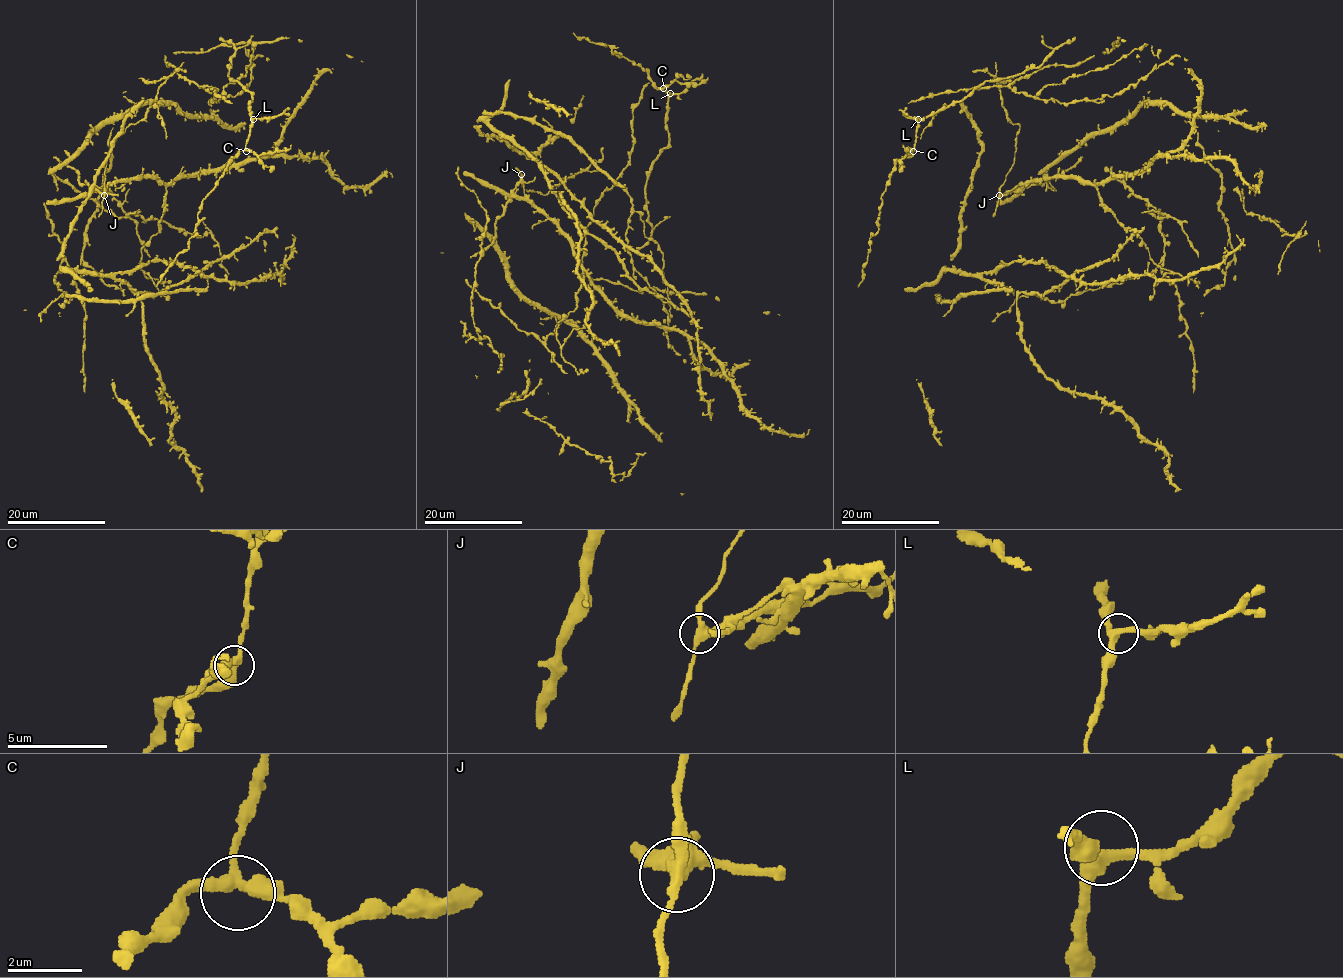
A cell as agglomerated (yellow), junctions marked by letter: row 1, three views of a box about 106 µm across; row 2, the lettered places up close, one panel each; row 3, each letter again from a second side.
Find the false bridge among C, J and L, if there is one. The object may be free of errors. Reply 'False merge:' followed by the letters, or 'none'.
False merge: J

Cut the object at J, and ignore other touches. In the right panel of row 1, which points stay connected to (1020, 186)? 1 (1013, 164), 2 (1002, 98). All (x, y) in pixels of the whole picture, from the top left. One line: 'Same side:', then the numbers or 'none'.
Same side: none

